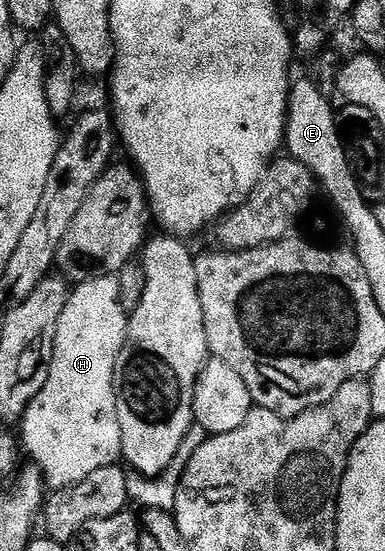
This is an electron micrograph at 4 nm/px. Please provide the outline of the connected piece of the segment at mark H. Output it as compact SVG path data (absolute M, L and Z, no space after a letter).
M114 279L83 281L71 292L64 312L57 320L53 355L50 360L48 379L25 409L20 422L20 441L35 461L37 472L51 490L71 489L76 483L88 479L92 471L115 464L122 457L122 436L116 415L114 398L114 368L120 351L126 345L128 315L120 303L120 287Z

